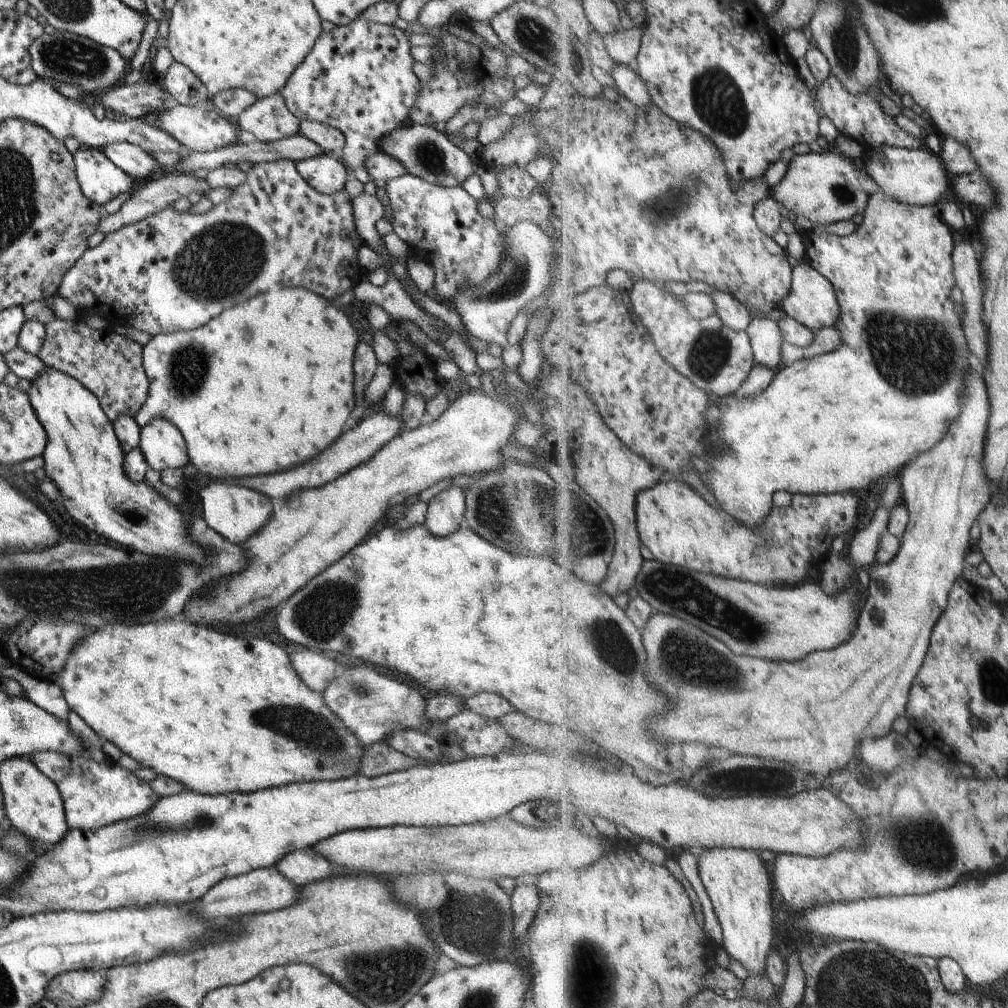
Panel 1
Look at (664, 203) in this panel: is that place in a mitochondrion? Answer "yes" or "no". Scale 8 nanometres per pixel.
yes

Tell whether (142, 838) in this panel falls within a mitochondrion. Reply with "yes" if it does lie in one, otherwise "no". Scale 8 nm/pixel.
yes

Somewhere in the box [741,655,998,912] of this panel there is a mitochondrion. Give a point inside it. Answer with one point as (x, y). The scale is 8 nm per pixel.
(929, 840)

